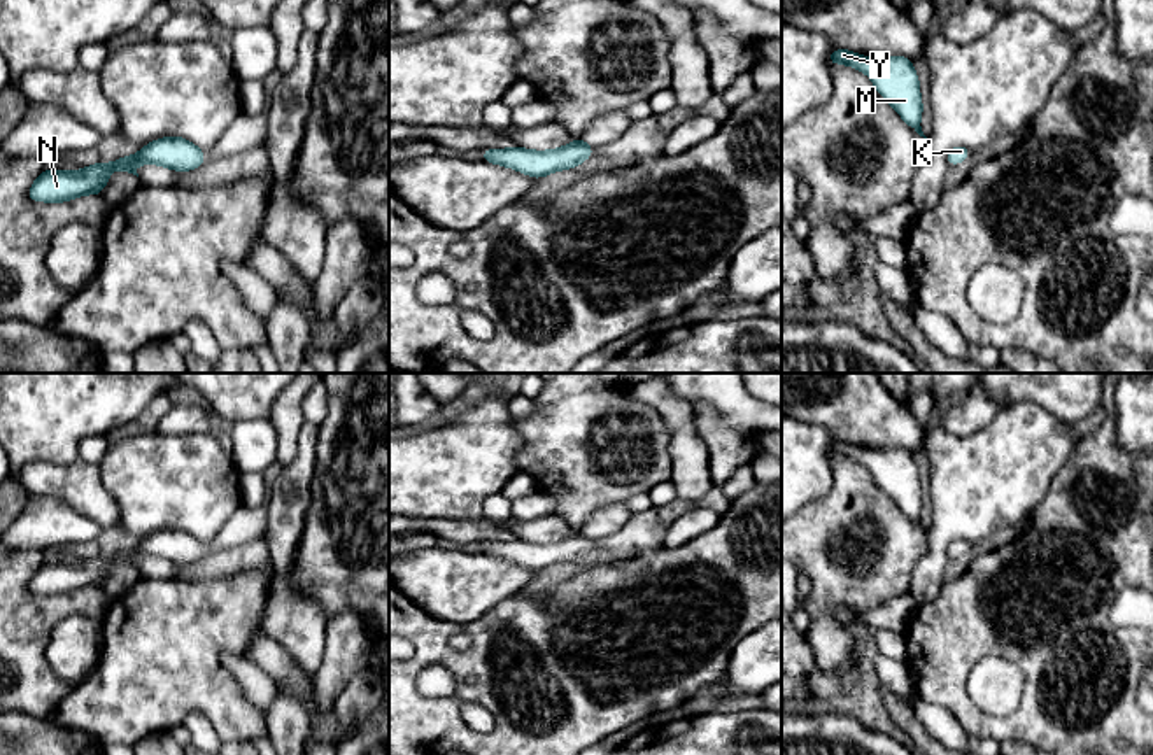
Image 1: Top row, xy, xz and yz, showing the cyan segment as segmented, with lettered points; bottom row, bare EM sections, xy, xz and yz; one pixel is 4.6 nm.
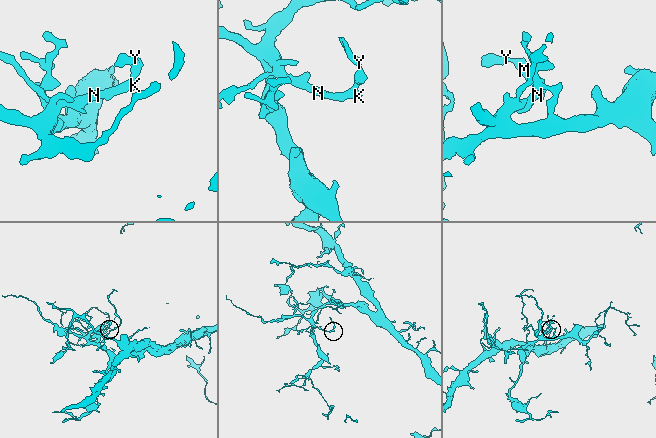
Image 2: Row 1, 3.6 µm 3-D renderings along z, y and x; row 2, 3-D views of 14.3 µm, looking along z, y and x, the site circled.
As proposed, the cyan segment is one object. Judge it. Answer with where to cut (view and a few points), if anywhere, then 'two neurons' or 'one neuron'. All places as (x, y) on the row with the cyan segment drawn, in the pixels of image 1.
cut none; one neuron

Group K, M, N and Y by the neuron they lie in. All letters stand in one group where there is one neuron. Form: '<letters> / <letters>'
K M N Y

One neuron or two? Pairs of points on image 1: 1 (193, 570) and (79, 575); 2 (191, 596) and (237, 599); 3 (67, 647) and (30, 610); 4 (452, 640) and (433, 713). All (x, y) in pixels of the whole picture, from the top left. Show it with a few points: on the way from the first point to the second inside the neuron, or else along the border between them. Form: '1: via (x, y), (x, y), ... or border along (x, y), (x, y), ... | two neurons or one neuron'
1: via (165, 549), (142, 549), (128, 556), (107, 559) | one neuron
2: via (202, 599), (226, 599) | one neuron
3: border along (90, 615), (67, 613), (55, 626), (51, 671) | two neurons
4: via (463, 661), (463, 692), (454, 701) | one neuron

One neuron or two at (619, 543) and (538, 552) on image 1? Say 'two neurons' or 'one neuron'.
one neuron

